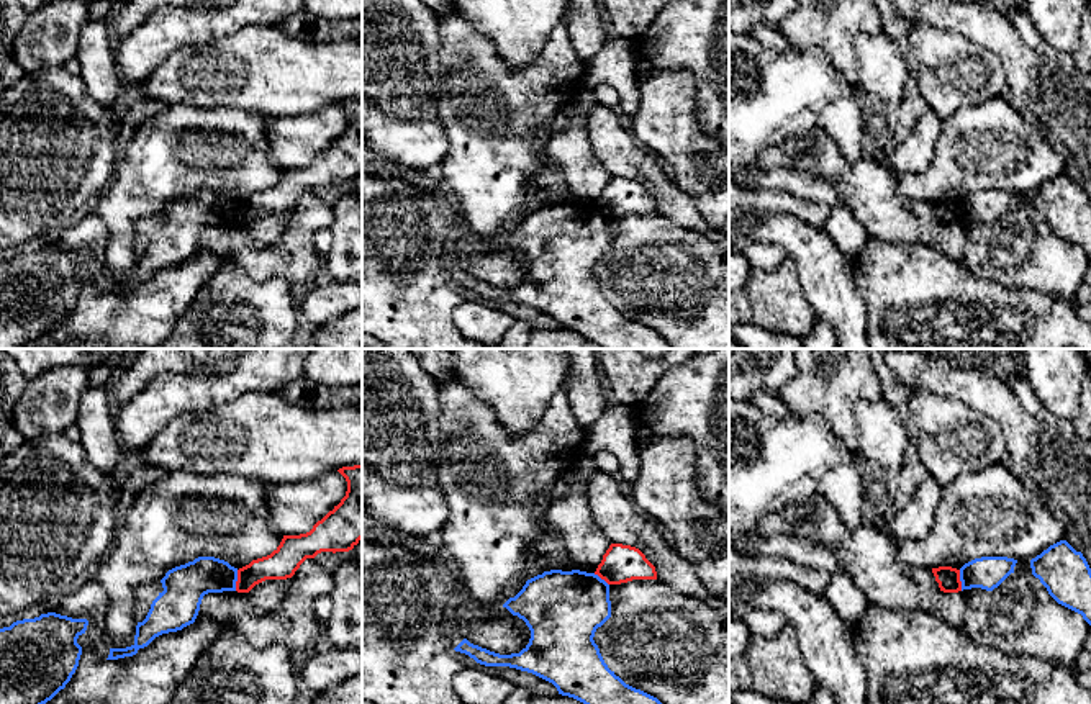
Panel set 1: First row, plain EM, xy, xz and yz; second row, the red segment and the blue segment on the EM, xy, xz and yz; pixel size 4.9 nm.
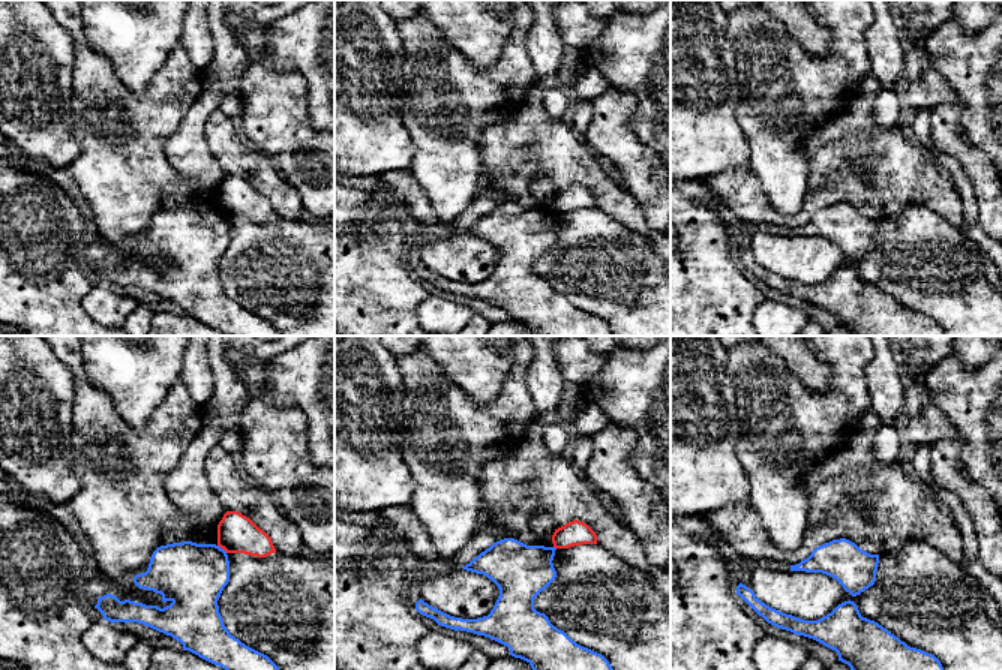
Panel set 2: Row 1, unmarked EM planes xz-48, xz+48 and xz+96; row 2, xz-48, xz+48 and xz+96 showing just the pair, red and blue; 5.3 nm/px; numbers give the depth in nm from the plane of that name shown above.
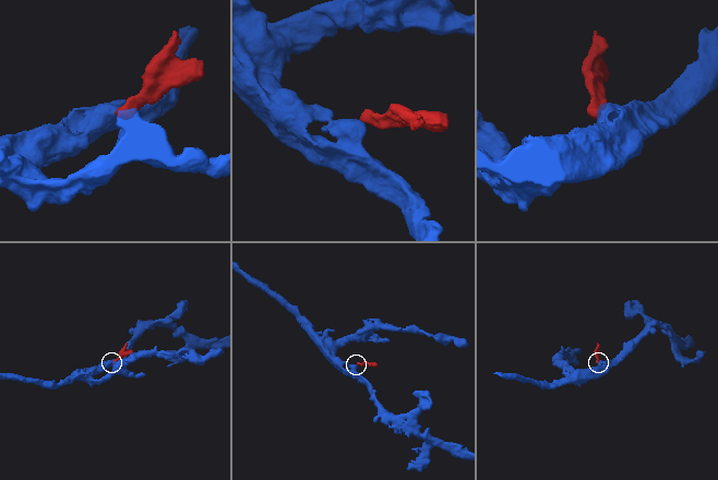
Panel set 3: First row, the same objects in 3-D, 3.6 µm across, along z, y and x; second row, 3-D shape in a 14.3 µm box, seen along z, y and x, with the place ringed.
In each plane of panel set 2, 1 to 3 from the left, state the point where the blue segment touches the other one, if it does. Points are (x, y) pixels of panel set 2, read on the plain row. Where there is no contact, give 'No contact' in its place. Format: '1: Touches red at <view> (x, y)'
1: Touches red at xz-48 (222, 212)
2: No contact
3: No contact

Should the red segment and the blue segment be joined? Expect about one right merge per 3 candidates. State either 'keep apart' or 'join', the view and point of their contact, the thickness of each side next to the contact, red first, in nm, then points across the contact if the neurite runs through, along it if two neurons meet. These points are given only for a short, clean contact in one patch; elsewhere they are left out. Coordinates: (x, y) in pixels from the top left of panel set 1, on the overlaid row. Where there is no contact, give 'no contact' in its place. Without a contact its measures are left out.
keep apart; contact xy (238, 580); calibres 150 and 200 nm; border xy (238, 570), (235, 590)

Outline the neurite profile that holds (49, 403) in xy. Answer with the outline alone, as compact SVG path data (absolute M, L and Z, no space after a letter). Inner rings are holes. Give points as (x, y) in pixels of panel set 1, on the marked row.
M80 367L51 368L28 378L13 411L13 426L21 439L64 434L75 424L79 404L88 385L88 370Z

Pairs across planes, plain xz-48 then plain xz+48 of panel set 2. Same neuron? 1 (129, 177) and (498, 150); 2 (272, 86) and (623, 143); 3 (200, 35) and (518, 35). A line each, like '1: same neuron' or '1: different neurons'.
1: different neurons
2: same neuron
3: different neurons

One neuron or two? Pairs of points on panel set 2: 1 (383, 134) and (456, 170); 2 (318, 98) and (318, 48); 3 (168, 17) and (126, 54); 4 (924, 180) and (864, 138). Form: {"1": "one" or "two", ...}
{"1": "two", "2": "one", "3": "one", "4": "one"}

